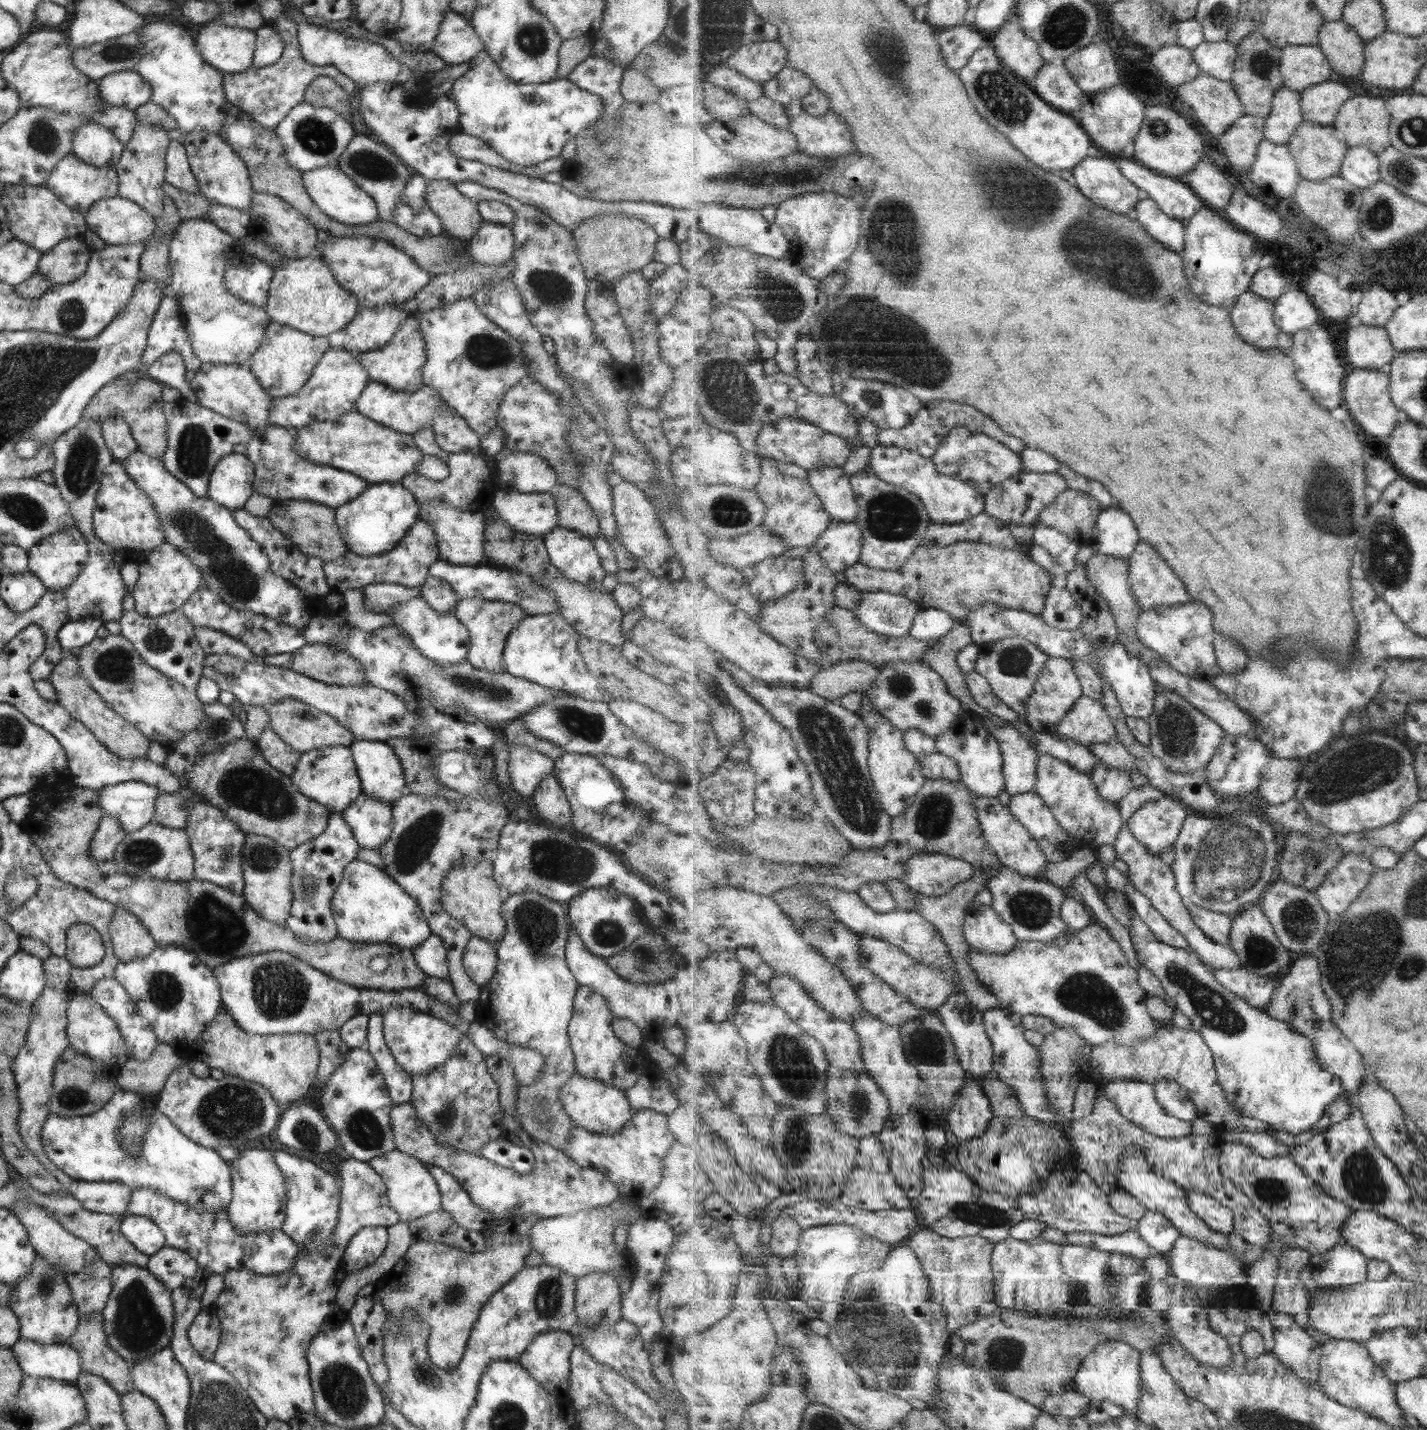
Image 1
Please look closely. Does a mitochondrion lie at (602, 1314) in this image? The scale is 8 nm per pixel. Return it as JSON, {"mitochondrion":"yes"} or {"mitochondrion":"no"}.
{"mitochondrion":"yes"}

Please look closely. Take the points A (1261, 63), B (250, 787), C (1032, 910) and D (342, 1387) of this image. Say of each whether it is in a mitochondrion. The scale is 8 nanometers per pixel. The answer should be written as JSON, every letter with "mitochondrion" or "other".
{"A":"mitochondrion","B":"mitochondrion","C":"mitochondrion","D":"mitochondrion"}

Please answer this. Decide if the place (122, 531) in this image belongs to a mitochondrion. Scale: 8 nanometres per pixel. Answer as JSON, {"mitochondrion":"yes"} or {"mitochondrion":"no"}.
{"mitochondrion":"no"}

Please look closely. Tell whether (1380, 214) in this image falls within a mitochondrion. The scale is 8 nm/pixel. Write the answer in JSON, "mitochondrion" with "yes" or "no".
{"mitochondrion":"yes"}

